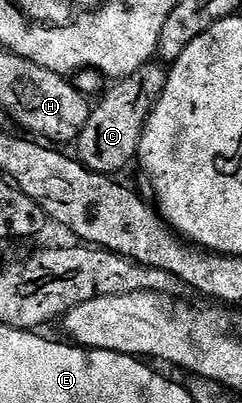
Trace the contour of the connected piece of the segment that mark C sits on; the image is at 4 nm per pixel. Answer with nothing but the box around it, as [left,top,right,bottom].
[74,60,168,176]

